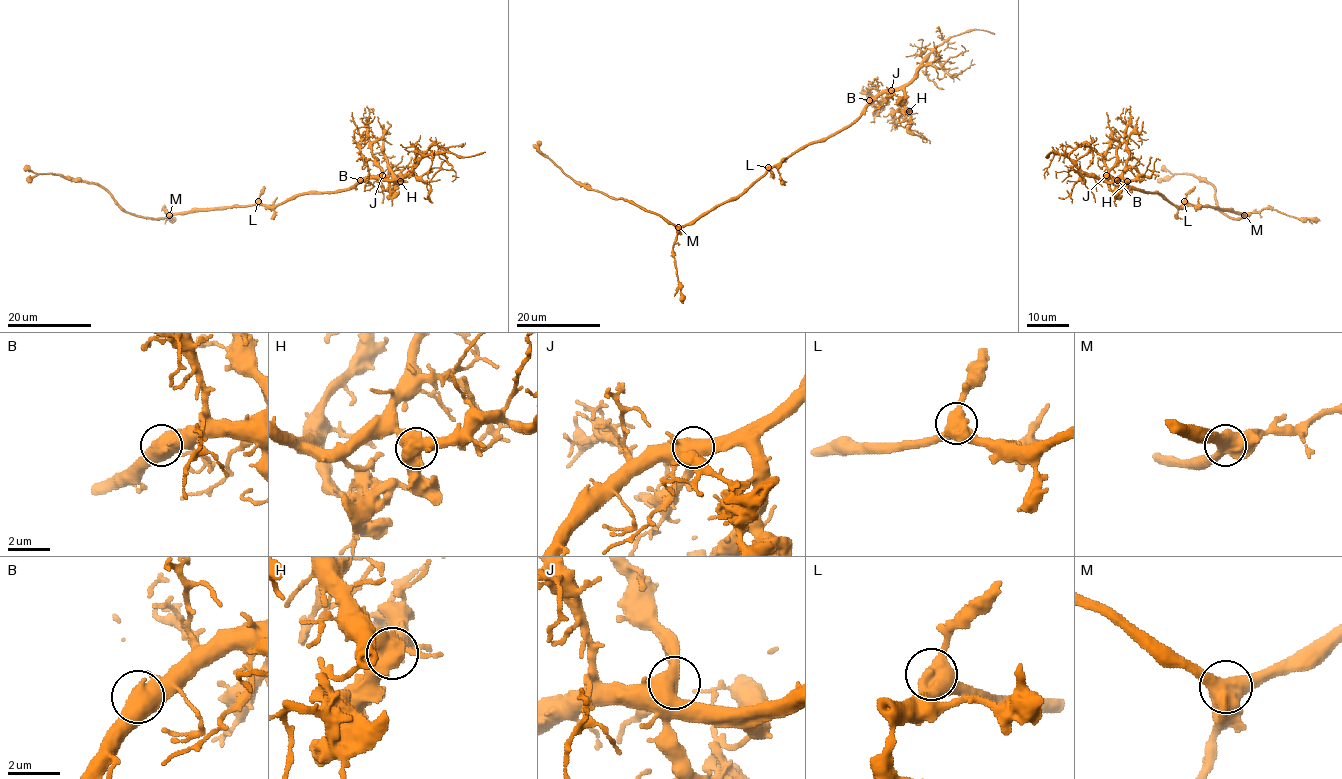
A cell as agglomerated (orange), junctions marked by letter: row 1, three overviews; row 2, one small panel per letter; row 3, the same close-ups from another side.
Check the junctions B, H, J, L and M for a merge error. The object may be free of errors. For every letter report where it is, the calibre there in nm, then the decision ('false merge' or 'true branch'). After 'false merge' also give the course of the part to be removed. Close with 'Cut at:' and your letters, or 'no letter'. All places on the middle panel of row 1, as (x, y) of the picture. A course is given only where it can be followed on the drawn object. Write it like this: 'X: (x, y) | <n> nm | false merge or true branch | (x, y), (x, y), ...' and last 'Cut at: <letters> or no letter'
B: (869, 100) | 600 nm | true branch
H: (909, 111) | 600 nm | true branch
J: (891, 90) | 500 nm | true branch
L: (768, 167) | 550 nm | true branch
M: (678, 227) | 600 nm | true branch
Cut at: no letter

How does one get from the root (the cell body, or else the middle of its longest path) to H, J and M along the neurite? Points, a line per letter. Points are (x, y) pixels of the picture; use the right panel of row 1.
H: (1189, 204), (1174, 205), (1158, 193), (1129, 189), (1112, 178), (1106, 181), (1122, 178), (1127, 181)
J: (1189, 204), (1174, 205), (1158, 193), (1129, 189), (1106, 175)
M: (1189, 204), (1230, 208), (1243, 215)

